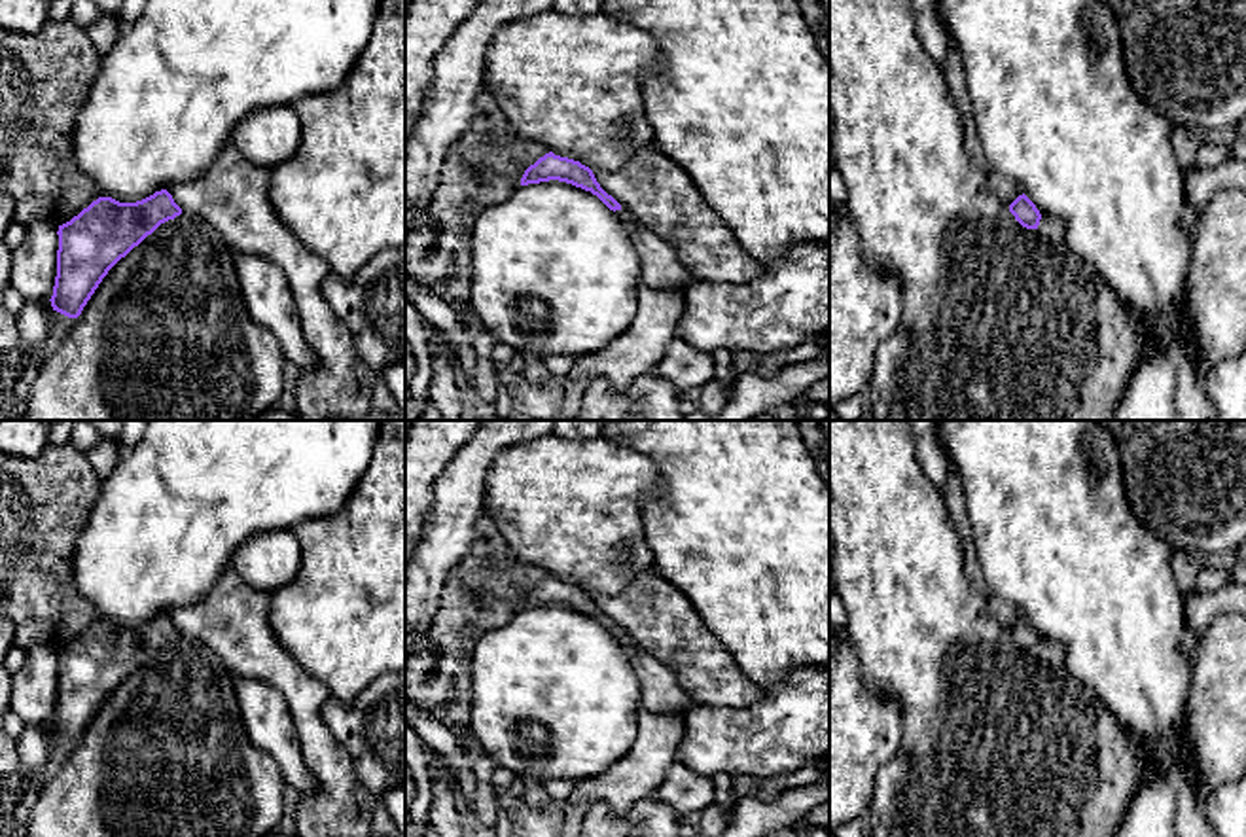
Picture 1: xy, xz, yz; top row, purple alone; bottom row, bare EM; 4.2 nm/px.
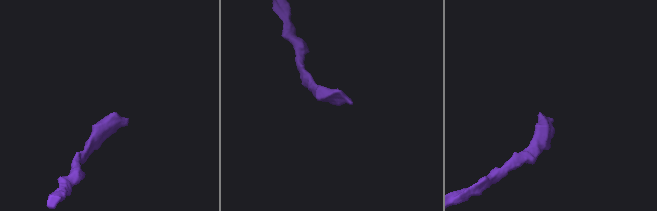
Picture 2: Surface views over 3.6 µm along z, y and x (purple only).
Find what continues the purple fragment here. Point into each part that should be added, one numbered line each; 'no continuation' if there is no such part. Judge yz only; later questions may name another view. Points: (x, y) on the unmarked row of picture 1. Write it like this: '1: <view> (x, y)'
1: yz (1051, 652)

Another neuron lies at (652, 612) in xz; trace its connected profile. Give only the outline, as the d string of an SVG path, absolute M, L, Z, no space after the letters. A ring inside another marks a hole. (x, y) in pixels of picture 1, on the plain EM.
M655 570L640 574L621 593L591 593L621 634L678 676L695 704L742 708L763 687L733 661L691 600Z

